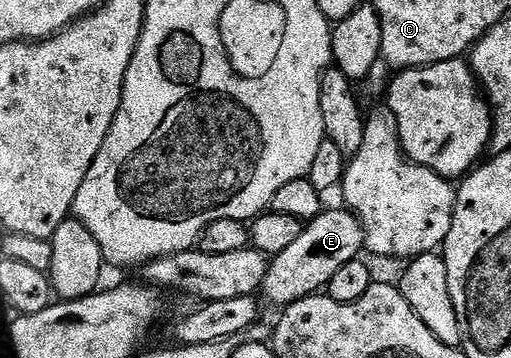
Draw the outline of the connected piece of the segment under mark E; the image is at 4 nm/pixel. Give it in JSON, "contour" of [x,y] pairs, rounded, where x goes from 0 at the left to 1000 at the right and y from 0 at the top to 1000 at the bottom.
{"contour":[[[675,581],[632,584],[630,595],[593,628],[587,662],[566,693],[534,712],[521,749],[511,818],[521,818],[523,838],[538,844],[544,860],[558,860],[605,821],[620,821],[644,802],[650,771],[658,771],[673,737],[695,729],[706,712],[701,707],[710,707],[714,682],[712,645],[695,598]]]}

